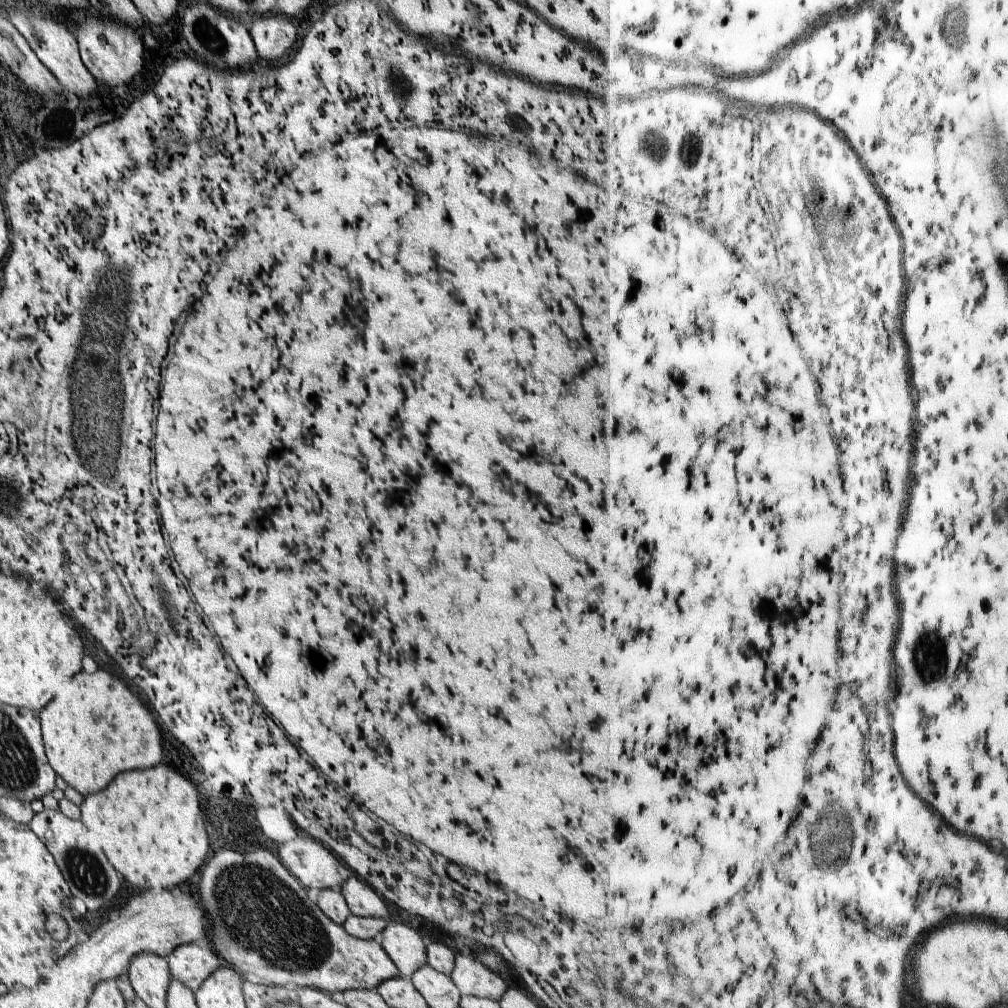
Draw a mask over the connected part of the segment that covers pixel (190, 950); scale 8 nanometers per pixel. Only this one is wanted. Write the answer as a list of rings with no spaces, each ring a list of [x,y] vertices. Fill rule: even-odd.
[[[195,943],[182,944],[175,948],[167,956],[167,962],[171,978],[182,982],[182,985],[188,986],[194,993],[200,984],[223,964],[211,946],[202,948]]]

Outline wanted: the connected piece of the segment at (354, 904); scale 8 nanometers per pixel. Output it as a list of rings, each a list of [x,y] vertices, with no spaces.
[[[350,876],[340,890],[353,915],[388,920],[388,906],[384,904],[384,900],[368,884],[358,880],[356,876]]]

